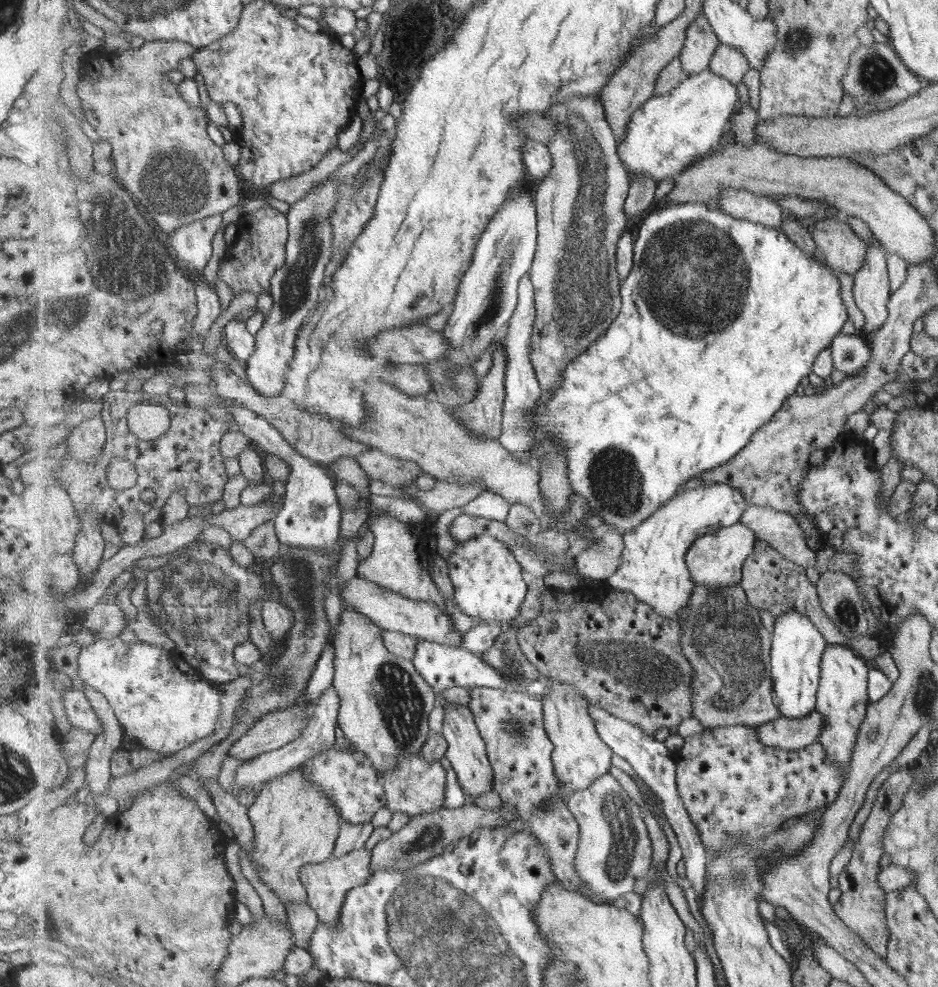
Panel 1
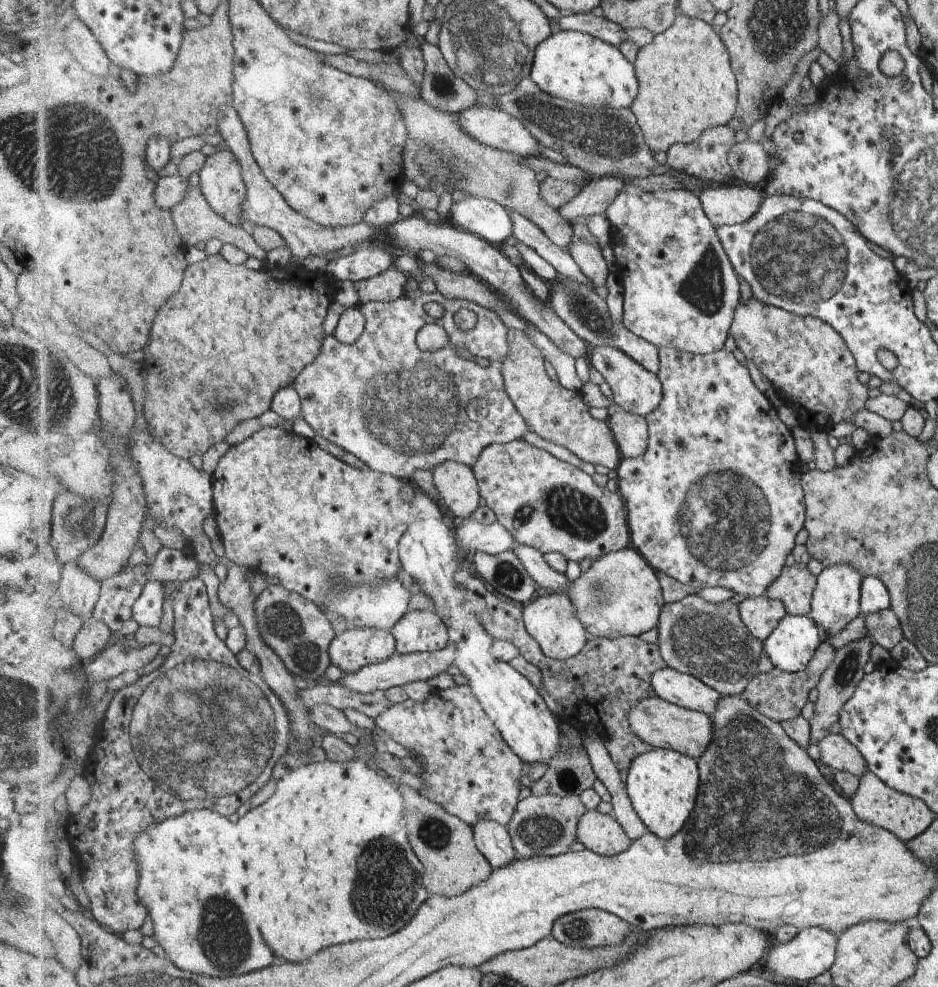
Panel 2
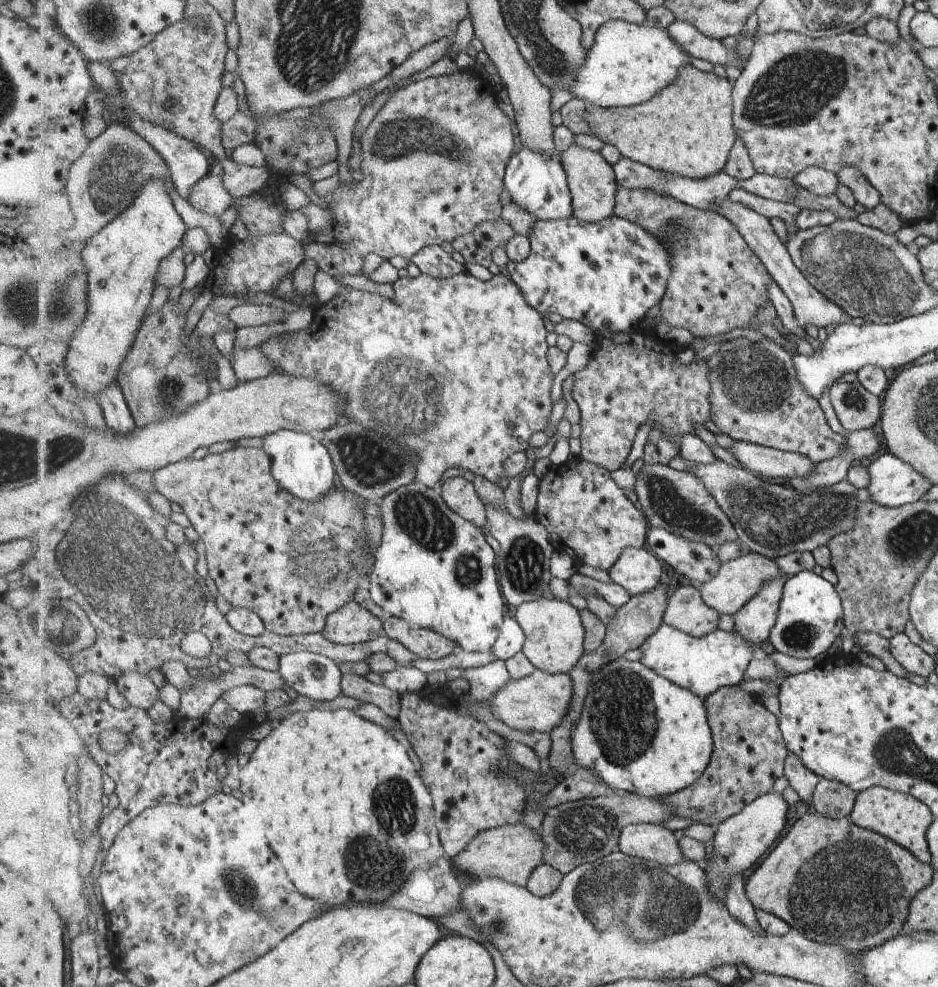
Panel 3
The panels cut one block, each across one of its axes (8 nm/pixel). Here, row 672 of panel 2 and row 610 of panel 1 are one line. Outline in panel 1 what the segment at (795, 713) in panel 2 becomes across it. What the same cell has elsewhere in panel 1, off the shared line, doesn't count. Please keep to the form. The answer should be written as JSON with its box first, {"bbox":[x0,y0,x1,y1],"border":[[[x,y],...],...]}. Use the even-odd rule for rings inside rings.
{"bbox":[741,539,884,661],"border":[[[763,539],[756,542],[754,551],[749,555],[745,563],[745,574],[743,574],[741,585],[746,590],[749,602],[754,608],[770,611],[775,620],[777,617],[782,616],[783,612],[788,612],[788,610],[794,608],[794,610],[798,610],[807,618],[810,618],[810,621],[828,639],[829,643],[848,645],[865,659],[873,658],[877,661],[884,651],[884,644],[882,644],[878,636],[867,634],[861,638],[846,638],[825,612],[818,595],[818,587],[811,584],[811,580],[805,574],[804,566],[788,559],[776,547],[767,541],[763,542]]]}

